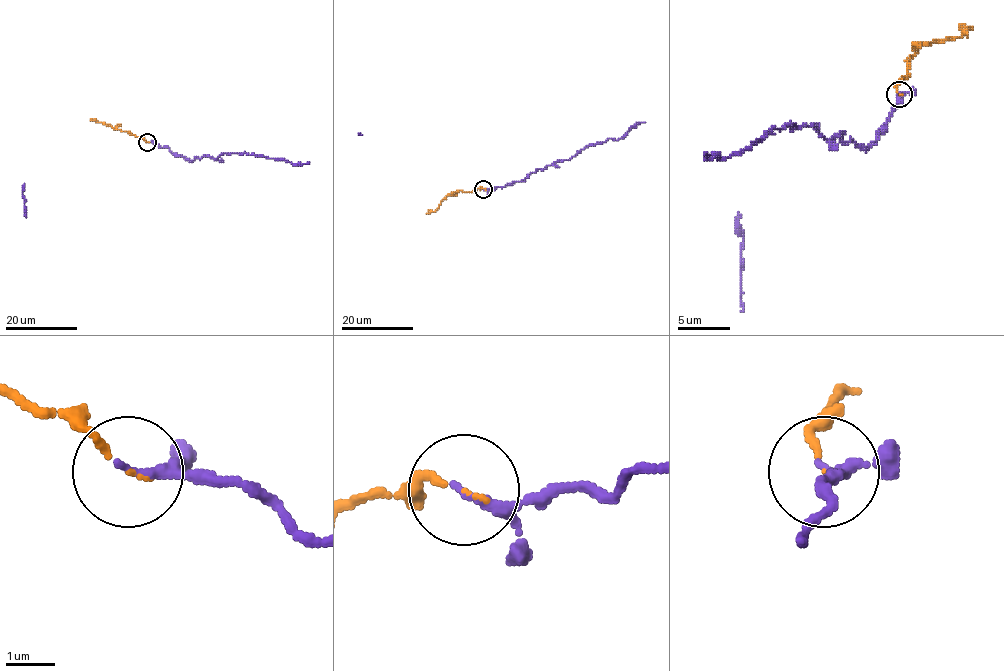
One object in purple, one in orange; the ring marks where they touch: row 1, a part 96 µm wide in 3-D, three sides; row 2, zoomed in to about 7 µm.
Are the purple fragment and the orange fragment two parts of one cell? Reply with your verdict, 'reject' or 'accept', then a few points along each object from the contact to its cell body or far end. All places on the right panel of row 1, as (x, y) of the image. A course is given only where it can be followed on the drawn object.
accept; course purple (899, 95), (873, 144), (858, 147), (842, 134), (829, 141), (816, 126), (785, 126), (720, 160), (704, 154); course orange (899, 95), (897, 84), (907, 74), (905, 61), (923, 45), (959, 37), (972, 27)

